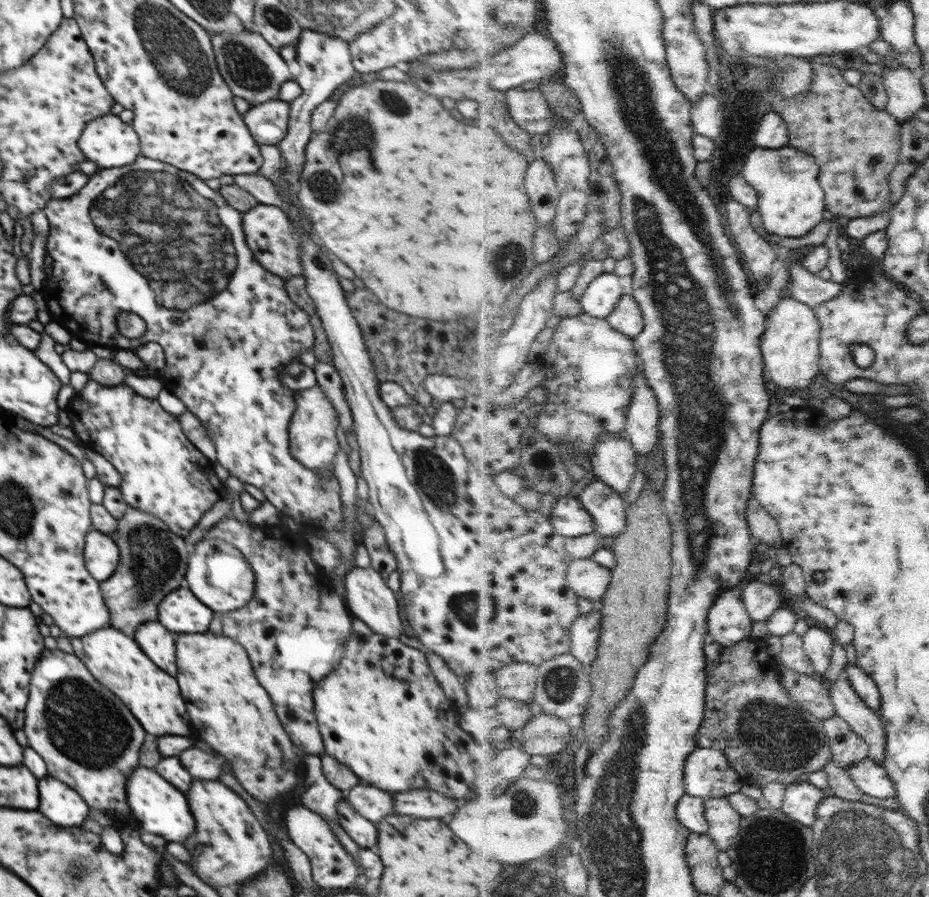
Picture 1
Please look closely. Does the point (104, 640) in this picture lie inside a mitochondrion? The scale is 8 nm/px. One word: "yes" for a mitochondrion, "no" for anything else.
no

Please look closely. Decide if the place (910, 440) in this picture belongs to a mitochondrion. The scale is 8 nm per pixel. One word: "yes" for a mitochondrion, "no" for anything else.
no

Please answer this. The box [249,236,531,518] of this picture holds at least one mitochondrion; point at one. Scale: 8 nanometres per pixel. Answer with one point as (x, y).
(434, 479)

